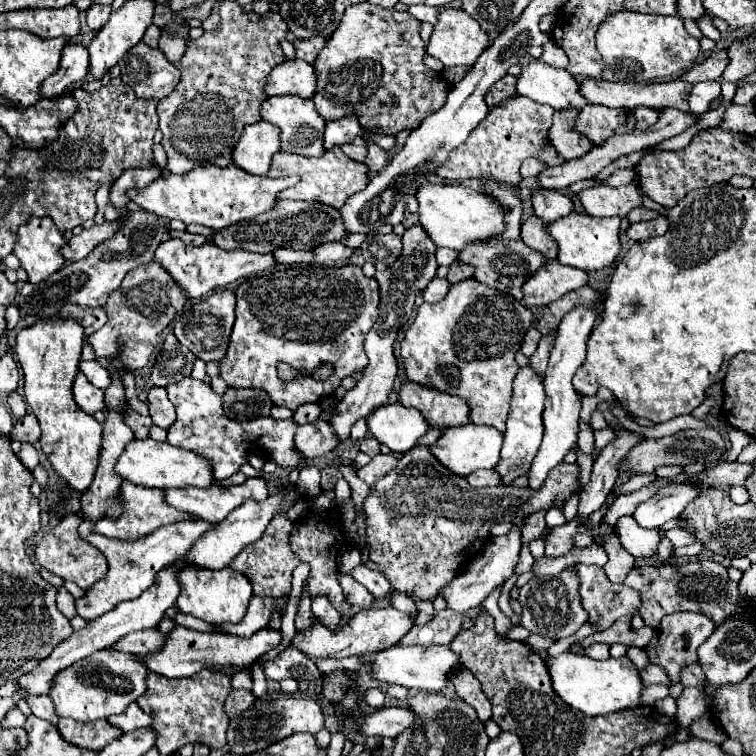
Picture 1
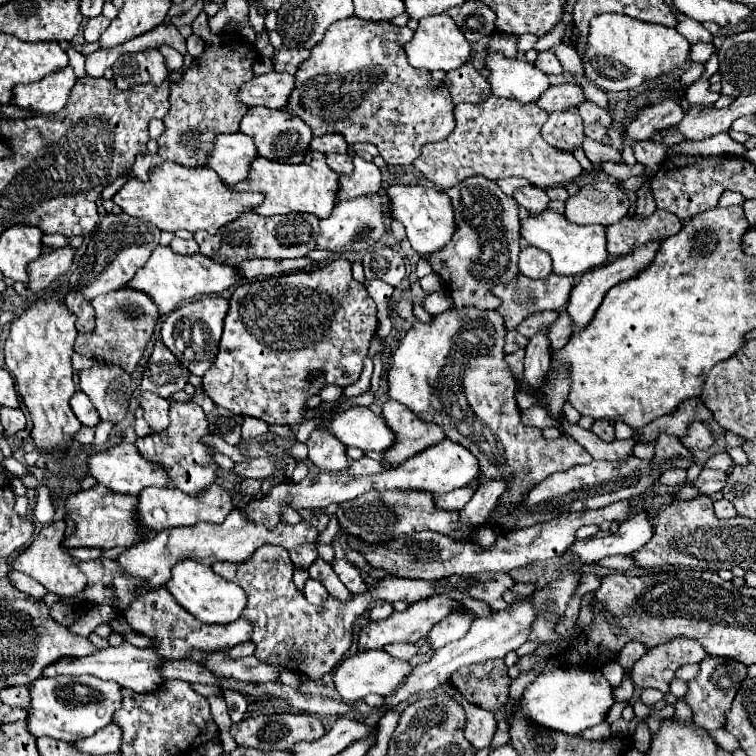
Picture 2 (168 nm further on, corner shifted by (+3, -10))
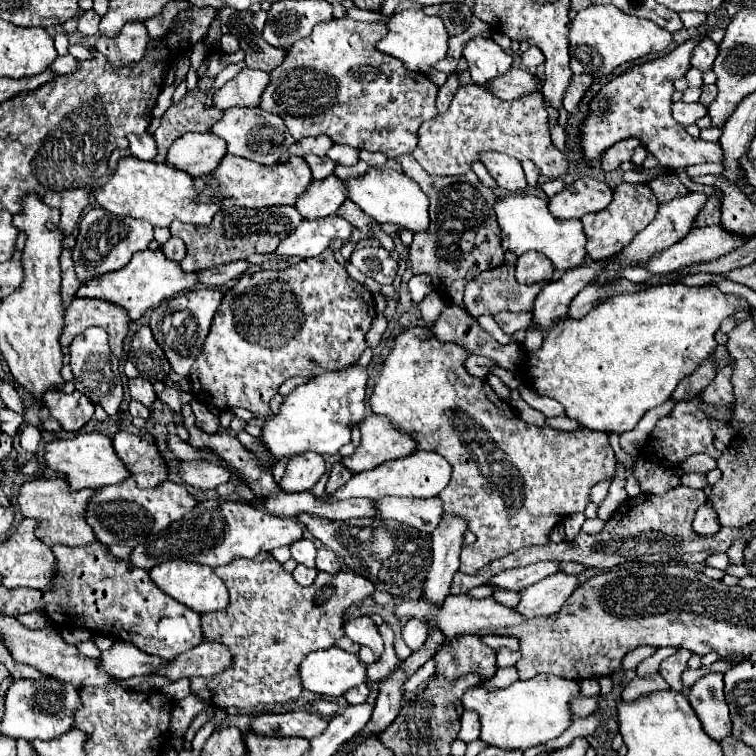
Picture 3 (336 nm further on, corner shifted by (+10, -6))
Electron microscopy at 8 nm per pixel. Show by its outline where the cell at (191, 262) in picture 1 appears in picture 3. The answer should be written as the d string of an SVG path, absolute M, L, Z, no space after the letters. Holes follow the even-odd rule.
M144 250L134 254L134 258L130 260L128 266L124 266L122 270L104 274L102 278L94 278L88 284L82 284L76 296L90 296L90 298L102 298L108 302L114 302L122 308L128 310L132 320L138 320L146 310L156 308L162 300L176 296L184 290L190 290L192 286L198 284L198 276L196 272L184 272L180 262L170 260L164 256L162 250Z

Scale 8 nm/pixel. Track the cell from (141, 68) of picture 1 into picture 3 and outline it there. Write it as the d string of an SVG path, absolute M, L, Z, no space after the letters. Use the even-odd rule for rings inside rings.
M142 22L126 24L116 38L100 36L94 44L94 50L104 54L112 66L128 66L138 64L144 58L150 36Z

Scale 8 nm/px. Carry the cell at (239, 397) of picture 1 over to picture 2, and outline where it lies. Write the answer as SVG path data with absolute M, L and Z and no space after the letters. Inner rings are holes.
M215 406L213 412L207 416L209 420L209 432L221 436L227 444L239 444L241 440L241 416L237 414L231 414L229 410L221 408L221 406Z

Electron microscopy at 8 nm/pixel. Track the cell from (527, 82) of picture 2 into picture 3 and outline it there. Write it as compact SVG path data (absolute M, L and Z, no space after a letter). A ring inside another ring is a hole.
M490 38L470 40L462 54L468 60L470 74L476 84L490 84L494 78L510 72L514 62L512 56Z

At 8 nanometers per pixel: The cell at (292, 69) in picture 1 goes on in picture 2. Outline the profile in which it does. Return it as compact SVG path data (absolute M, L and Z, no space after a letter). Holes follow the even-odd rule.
M269 72L245 82L239 88L237 98L249 108L253 106L285 108L285 102L289 100L291 90L293 90L293 76Z

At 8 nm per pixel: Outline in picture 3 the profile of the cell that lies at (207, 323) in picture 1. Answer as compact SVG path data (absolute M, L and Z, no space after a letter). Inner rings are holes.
M198 288L184 294L178 294L174 298L168 298L162 306L154 308L150 314L150 328L154 332L154 338L158 346L164 350L170 366L180 376L190 376L190 368L194 364L194 358L200 354L206 334L210 332L212 318L220 306L222 292L214 288Z

